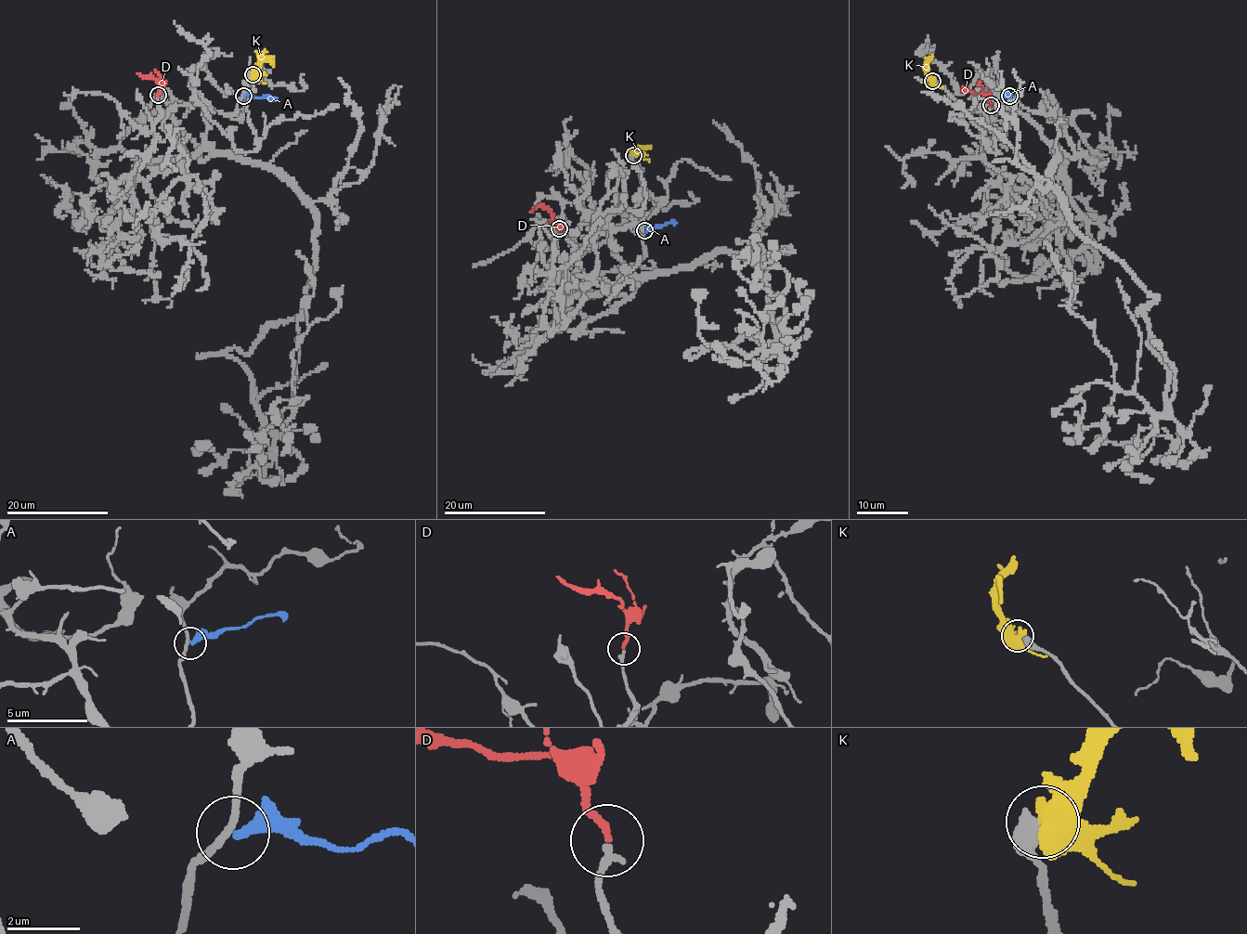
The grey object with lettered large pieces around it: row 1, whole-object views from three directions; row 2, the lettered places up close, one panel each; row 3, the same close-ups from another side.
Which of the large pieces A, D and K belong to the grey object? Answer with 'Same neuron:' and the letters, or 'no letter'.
Same neuron: D

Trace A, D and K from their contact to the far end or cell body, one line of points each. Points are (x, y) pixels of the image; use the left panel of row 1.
A: (244, 96), (276, 98)
D: (158, 95), (158, 81), (136, 72)
K: (252, 74), (266, 59), (274, 66)

